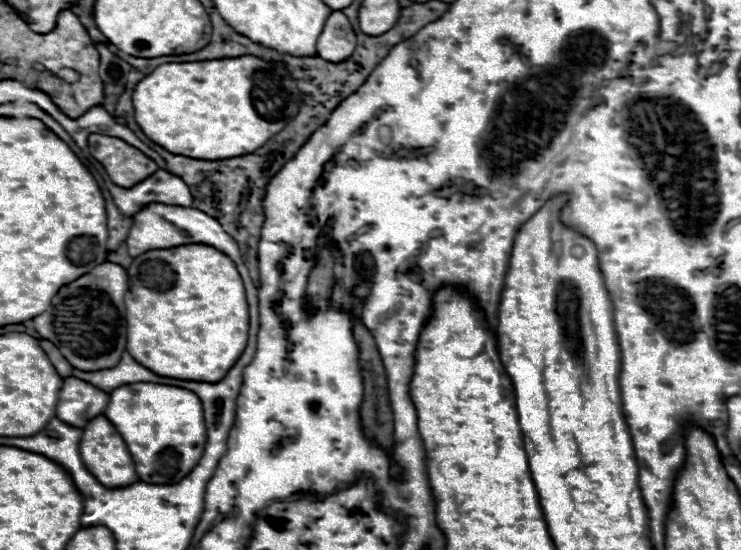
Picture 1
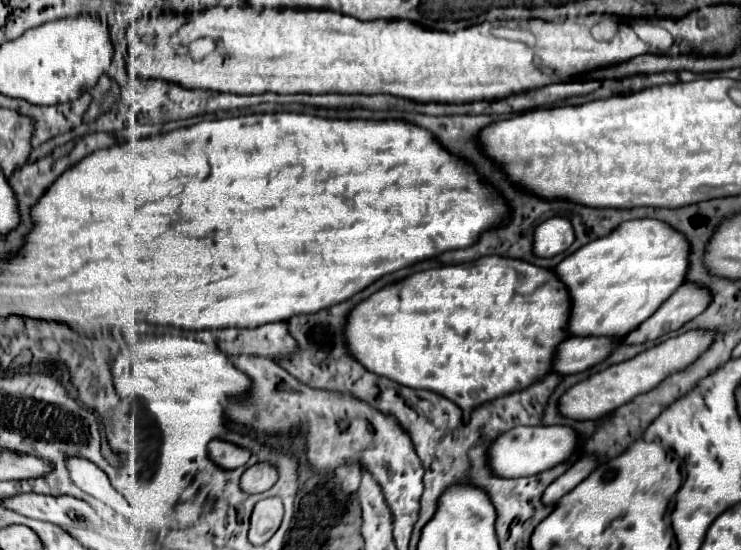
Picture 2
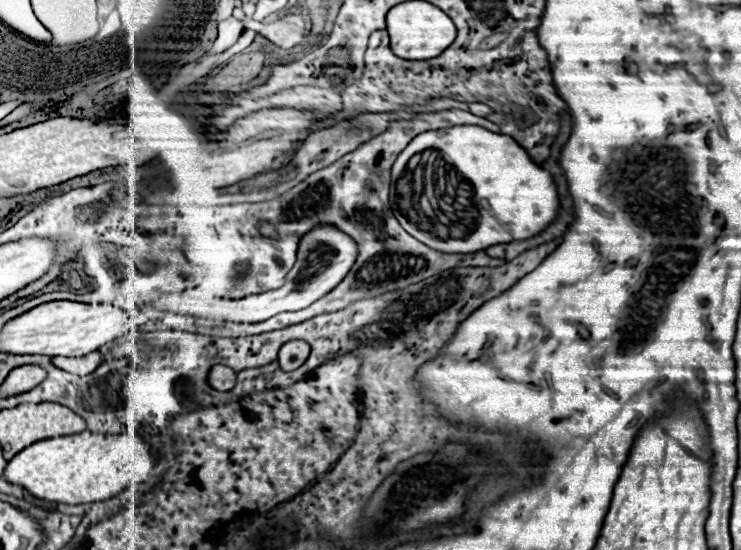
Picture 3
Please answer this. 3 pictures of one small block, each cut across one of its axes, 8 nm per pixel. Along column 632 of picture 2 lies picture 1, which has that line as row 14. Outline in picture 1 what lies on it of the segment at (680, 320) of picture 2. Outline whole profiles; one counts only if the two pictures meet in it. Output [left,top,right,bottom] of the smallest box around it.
[316,10,356,62]

